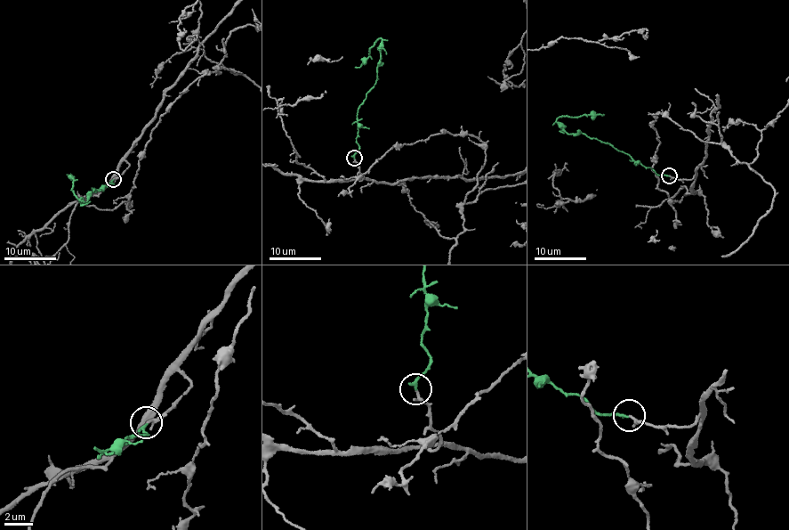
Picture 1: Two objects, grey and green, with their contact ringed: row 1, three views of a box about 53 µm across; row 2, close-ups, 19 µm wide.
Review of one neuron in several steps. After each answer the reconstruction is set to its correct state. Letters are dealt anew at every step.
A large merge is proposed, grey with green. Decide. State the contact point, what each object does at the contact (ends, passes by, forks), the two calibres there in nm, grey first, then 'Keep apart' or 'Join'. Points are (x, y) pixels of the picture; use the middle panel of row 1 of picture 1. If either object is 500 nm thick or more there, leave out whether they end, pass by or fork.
Place: (354, 158). At the ring grey passes by. At the ring green ends. Thickness 150 nm (grey) against 200 nm. Join

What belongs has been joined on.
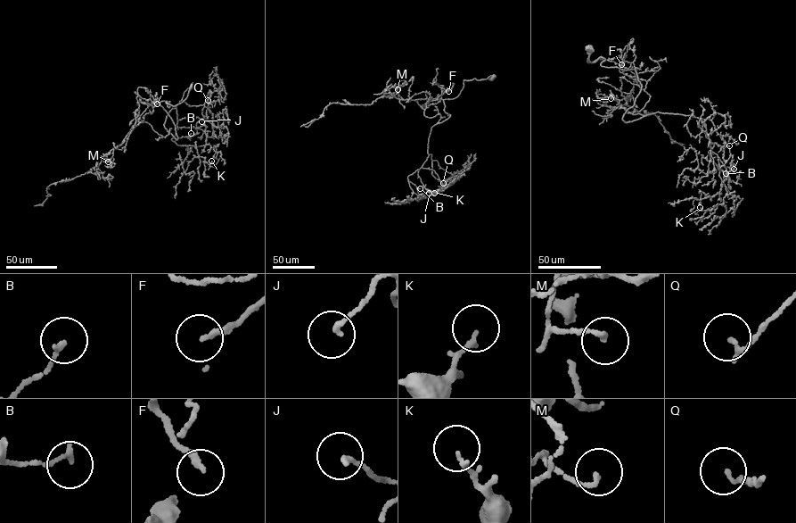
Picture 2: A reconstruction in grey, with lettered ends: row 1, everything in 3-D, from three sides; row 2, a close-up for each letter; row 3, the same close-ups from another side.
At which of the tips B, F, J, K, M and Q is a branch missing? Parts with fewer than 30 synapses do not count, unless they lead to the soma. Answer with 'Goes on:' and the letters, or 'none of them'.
Goes on: none of them

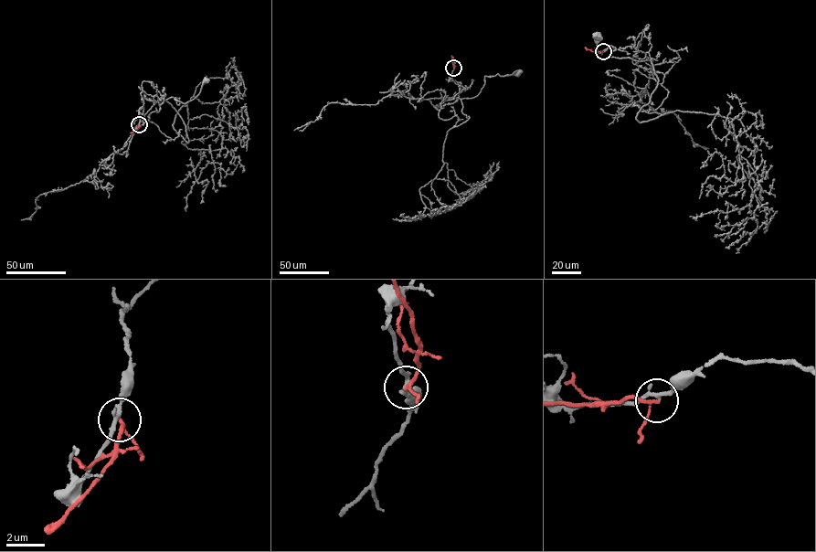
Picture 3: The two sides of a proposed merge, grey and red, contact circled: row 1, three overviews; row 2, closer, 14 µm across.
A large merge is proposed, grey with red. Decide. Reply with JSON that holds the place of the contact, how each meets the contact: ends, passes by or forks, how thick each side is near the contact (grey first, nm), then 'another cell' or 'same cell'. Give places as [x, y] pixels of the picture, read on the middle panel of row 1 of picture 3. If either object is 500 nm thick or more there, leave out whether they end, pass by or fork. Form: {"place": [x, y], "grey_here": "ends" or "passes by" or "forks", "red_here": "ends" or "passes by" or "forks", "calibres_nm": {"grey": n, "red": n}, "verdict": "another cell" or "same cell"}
{"place": [453, 68], "grey_here": "passes by", "red_here": "passes by", "calibres_nm": {"grey": 200, "red": 140}, "verdict": "another cell"}

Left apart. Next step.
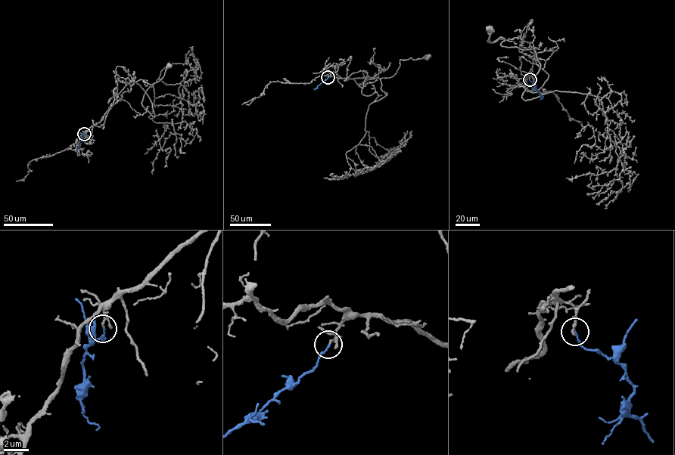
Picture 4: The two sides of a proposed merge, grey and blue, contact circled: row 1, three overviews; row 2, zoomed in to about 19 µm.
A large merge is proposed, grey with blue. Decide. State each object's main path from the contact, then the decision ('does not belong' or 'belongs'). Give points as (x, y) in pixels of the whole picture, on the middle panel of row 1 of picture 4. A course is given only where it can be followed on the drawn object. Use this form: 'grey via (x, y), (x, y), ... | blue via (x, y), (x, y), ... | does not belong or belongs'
grey via (328, 77), (331, 75), (340, 78), (392, 77), (399, 68), (400, 60), (427, 57) | blue via (328, 77), (313, 88) | belongs

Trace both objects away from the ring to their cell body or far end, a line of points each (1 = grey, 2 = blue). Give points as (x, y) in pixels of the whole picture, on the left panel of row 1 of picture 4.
1: (84, 133), (100, 121), (131, 81), (147, 80), (146, 86), (144, 80), (153, 83), (169, 64)
2: (84, 134), (77, 149)

